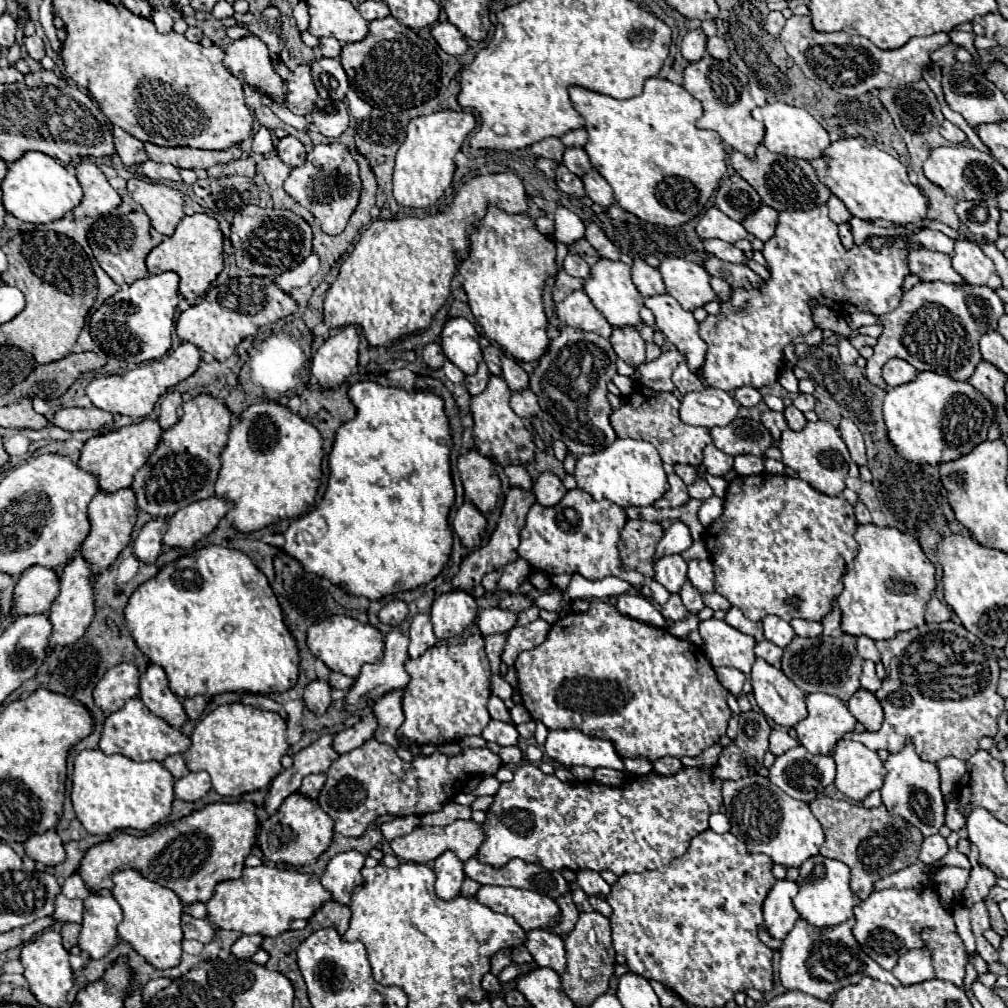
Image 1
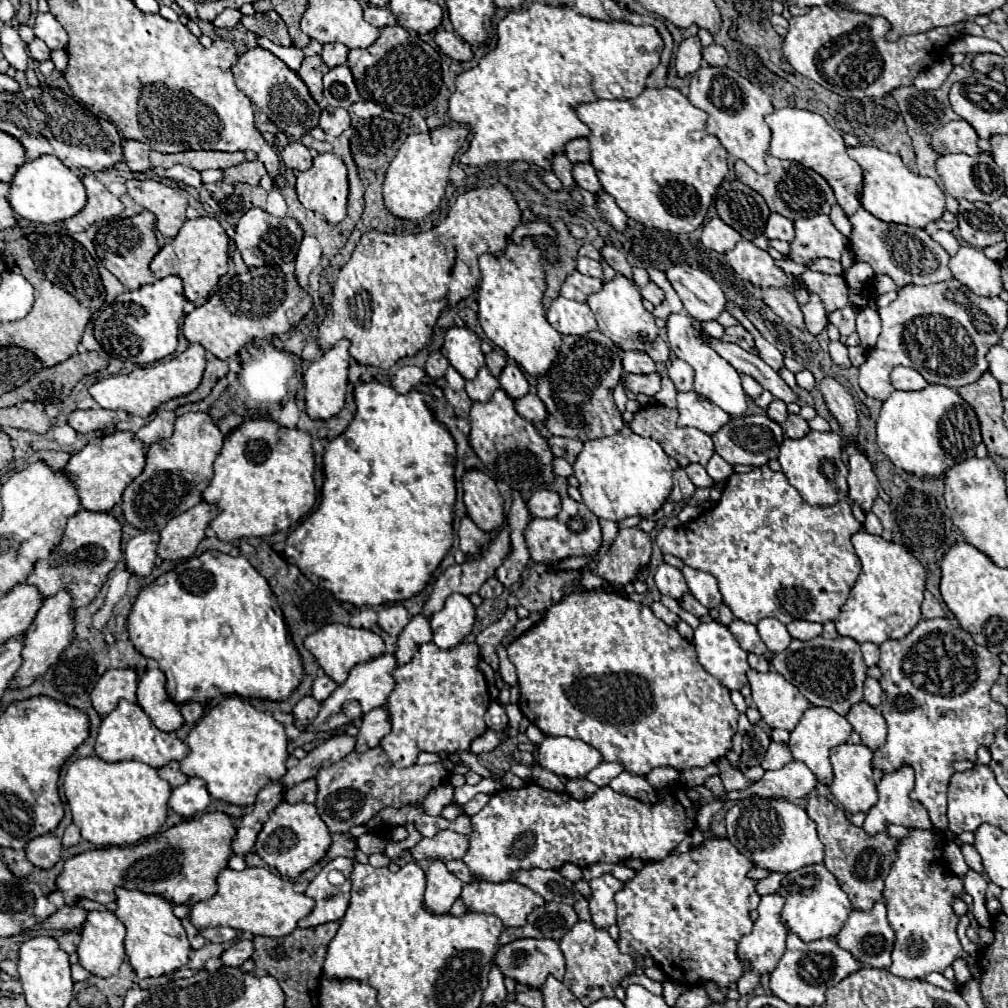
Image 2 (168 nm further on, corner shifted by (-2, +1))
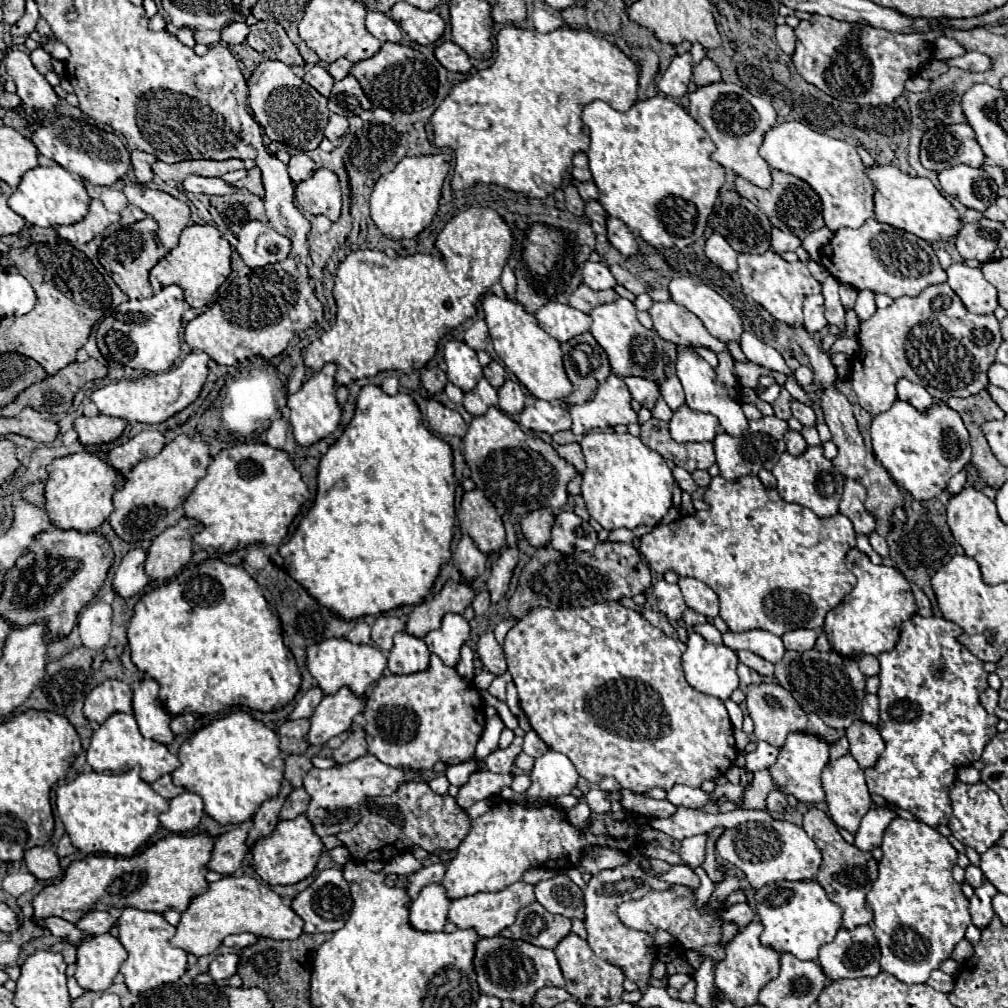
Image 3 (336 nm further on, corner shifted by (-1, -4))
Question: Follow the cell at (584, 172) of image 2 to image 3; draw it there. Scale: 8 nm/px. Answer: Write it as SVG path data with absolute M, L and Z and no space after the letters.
M579 182L579 184L575 184L575 186L577 186L577 190L579 190L579 196L581 196L585 202L599 198L599 190L595 188L593 182Z

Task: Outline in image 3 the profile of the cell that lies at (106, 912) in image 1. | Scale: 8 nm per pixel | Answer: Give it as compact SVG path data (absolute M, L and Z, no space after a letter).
M111 934L91 936L77 946L77 984L83 990L105 992L117 976L127 950Z

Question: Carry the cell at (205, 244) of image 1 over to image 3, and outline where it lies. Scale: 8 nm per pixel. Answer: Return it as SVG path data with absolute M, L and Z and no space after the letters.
M187 226L181 234L179 246L173 248L163 260L159 260L151 270L151 286L159 292L165 286L177 284L185 292L185 300L193 308L207 308L217 288L231 274L231 246L221 236L215 226Z

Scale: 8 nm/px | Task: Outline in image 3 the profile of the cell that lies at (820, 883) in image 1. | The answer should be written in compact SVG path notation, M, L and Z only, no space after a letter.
M783 880L779 884L767 884L755 890L753 908L755 914L759 916L759 922L763 924L763 934L759 938L761 944L781 954L789 952L799 960L817 960L819 948L831 942L837 930L841 928L841 908L827 900L827 894L815 880L811 882Z

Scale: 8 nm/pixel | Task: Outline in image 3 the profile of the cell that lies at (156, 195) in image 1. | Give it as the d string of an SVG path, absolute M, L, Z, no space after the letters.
M139 184L125 186L123 192L133 206L141 208L147 216L157 220L157 224L159 224L157 236L159 236L161 244L165 248L173 250L179 242L183 228L189 222L189 206L185 202L173 198L167 192L143 188Z

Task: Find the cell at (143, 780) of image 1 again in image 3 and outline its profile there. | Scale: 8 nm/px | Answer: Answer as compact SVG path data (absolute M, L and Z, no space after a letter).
M83 772L73 782L59 786L55 792L57 816L65 824L65 832L69 834L71 844L85 854L109 852L113 856L133 856L157 832L159 814L167 812L167 808L169 808L169 802L163 800L157 792L153 792L151 786L139 778L139 772L121 772L121 774Z

